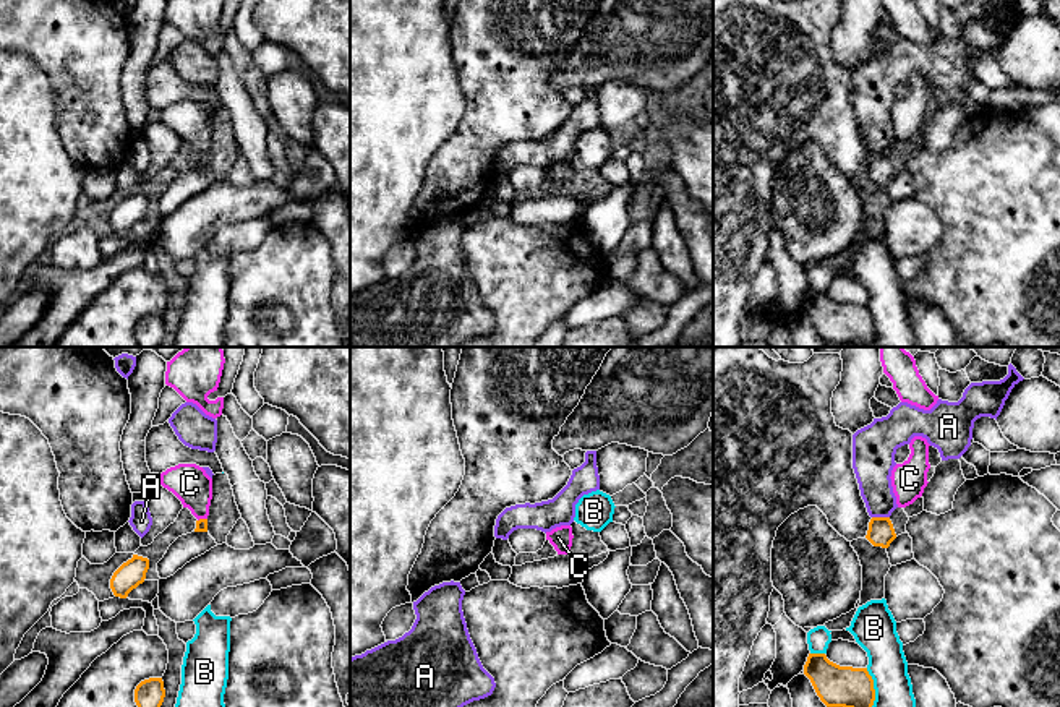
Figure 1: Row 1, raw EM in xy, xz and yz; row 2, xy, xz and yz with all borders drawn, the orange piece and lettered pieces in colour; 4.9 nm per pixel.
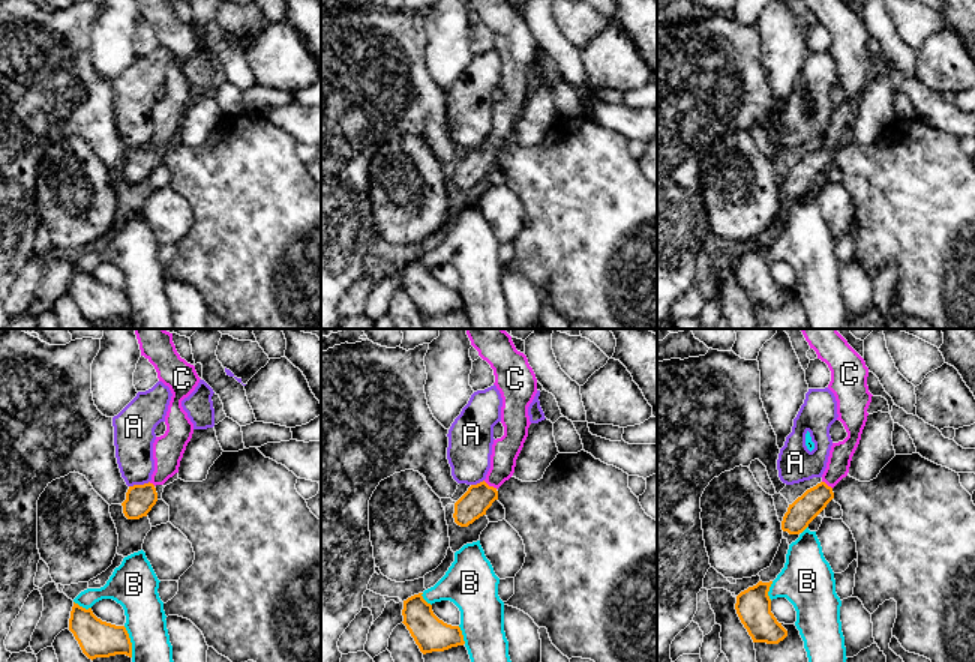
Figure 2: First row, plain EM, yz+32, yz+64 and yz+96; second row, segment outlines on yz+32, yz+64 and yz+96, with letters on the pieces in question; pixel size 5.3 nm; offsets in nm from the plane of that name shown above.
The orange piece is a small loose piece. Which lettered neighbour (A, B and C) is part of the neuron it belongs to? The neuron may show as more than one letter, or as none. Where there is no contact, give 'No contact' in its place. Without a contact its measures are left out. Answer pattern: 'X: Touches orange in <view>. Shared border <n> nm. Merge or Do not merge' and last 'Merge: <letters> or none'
A: Touches orange in yz. Shared border 90 nm. Do not merge
B: Touches orange in yz. Shared border 70 nm. Do not merge
C: Touches orange in xy. Shared border 50 nm. Merge
Merge: C

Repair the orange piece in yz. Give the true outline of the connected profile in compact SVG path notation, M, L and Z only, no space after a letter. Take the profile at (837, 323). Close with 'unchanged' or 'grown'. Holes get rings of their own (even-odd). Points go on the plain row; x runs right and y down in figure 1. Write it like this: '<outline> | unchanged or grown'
M809 290L804 311L827 344L870 347L874 342L874 316L867 305L840 303L825 290Z | unchanged

